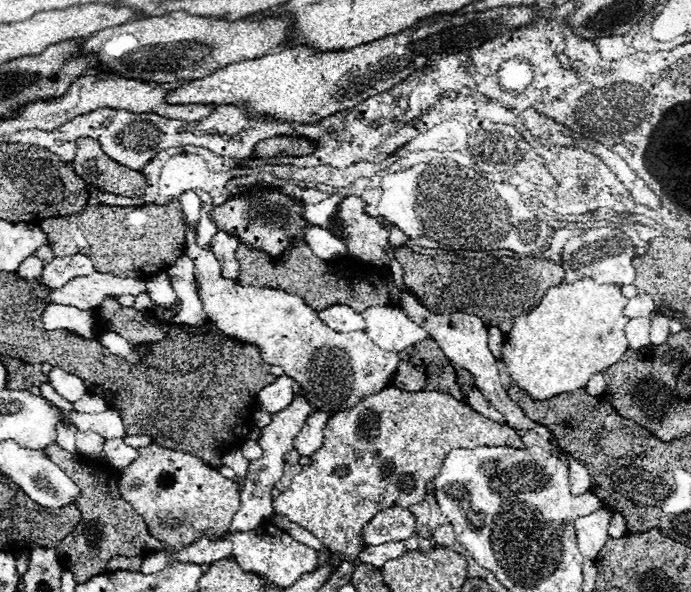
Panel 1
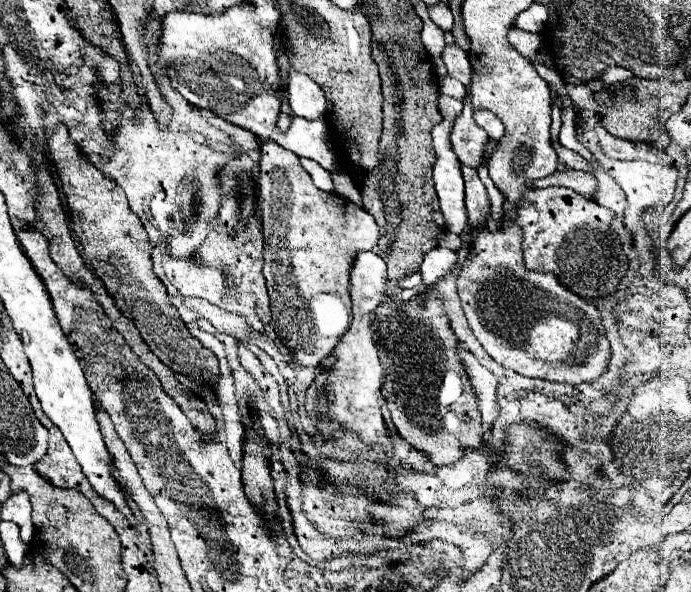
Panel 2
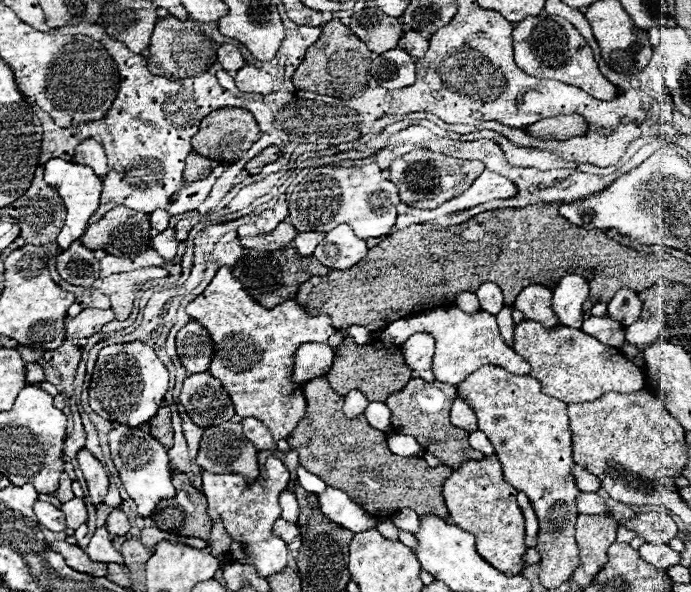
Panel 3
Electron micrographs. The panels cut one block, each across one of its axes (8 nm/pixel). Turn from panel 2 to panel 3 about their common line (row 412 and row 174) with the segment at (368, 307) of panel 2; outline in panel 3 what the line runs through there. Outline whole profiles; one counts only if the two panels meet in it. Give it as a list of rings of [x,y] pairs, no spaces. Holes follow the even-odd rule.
[[[378,164],[358,166],[358,168],[334,168],[334,166],[320,166],[312,168],[308,176],[294,188],[290,194],[290,224],[298,232],[330,232],[338,224],[350,224],[354,234],[360,238],[380,238],[388,236],[392,226],[396,224],[396,206],[400,204],[398,188],[388,178],[384,178],[384,172],[378,168]]]

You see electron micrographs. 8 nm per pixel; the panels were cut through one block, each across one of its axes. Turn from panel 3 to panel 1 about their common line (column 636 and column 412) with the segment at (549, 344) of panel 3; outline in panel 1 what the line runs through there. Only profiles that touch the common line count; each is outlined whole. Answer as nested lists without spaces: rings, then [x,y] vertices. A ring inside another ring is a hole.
[[[400,362],[398,374],[392,380],[392,386],[400,388],[400,390],[416,392],[416,390],[422,390],[424,384],[426,384],[426,376],[420,366],[412,366],[410,362]]]

